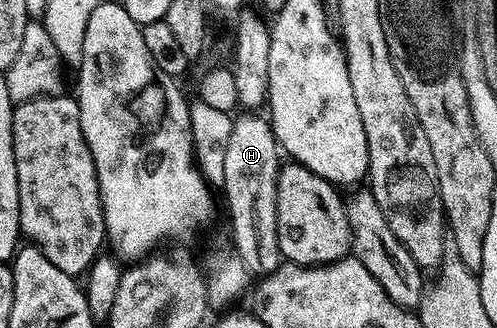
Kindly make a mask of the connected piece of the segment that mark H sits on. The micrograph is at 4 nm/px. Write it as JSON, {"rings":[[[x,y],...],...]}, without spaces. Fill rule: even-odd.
{"rings":[[[252,110],[245,111],[240,115],[233,119],[233,130],[230,133],[230,142],[227,143],[225,176],[222,187],[224,200],[228,203],[228,216],[232,219],[230,240],[250,273],[257,277],[268,276],[282,262],[278,246],[278,230],[276,229],[276,183],[282,167],[282,159],[280,160],[282,149],[276,142],[276,135],[267,115],[257,114]]]}

